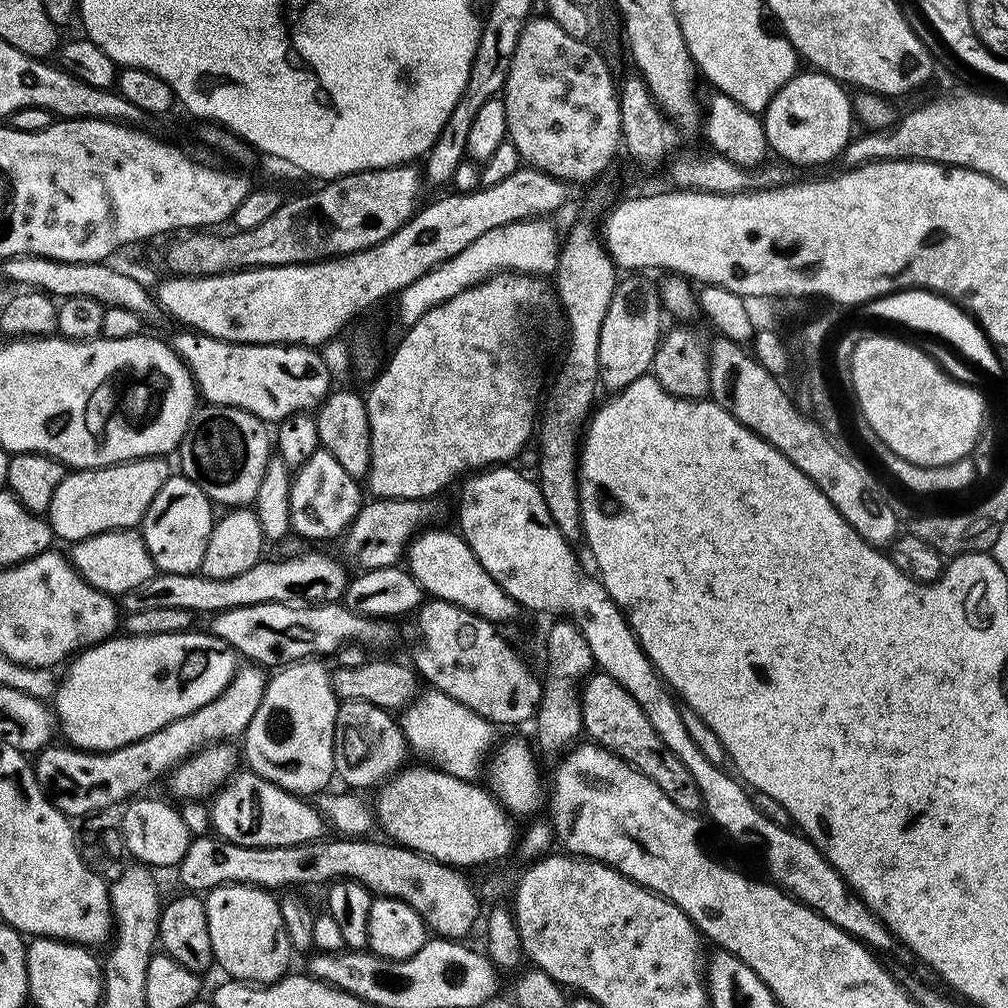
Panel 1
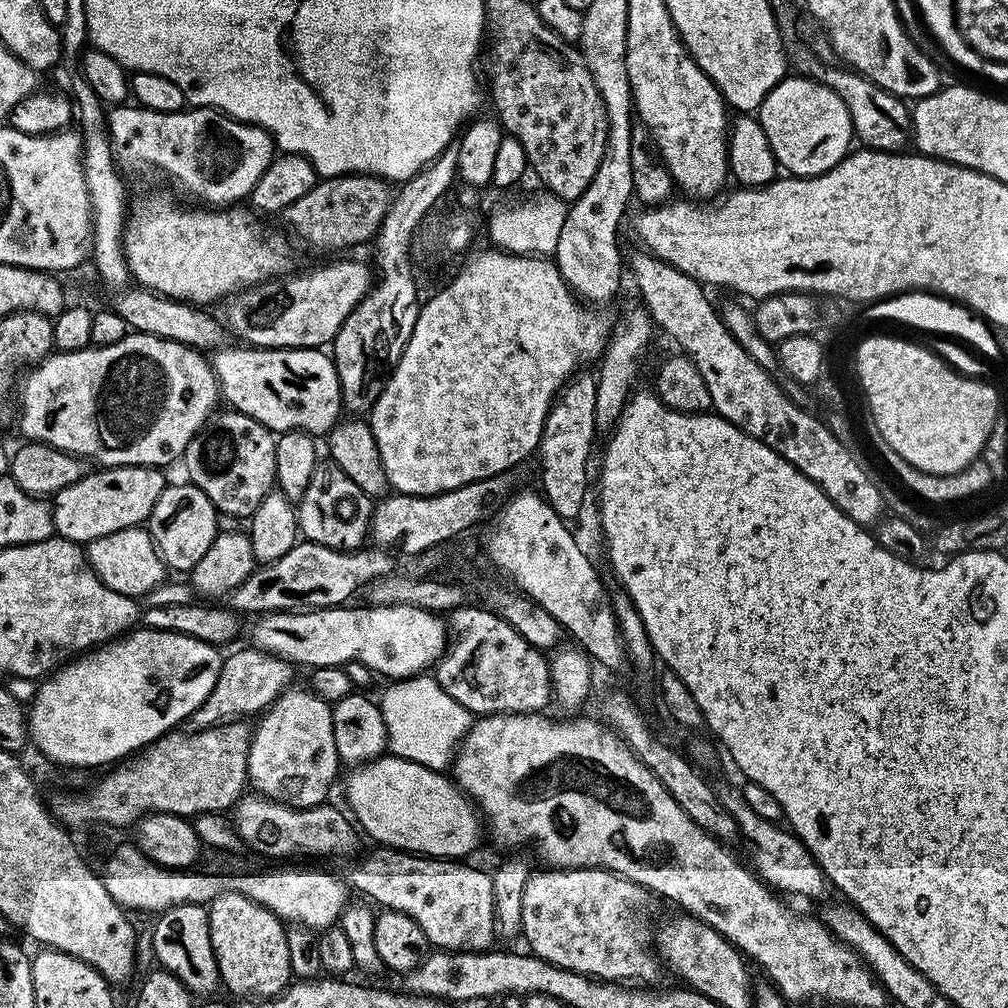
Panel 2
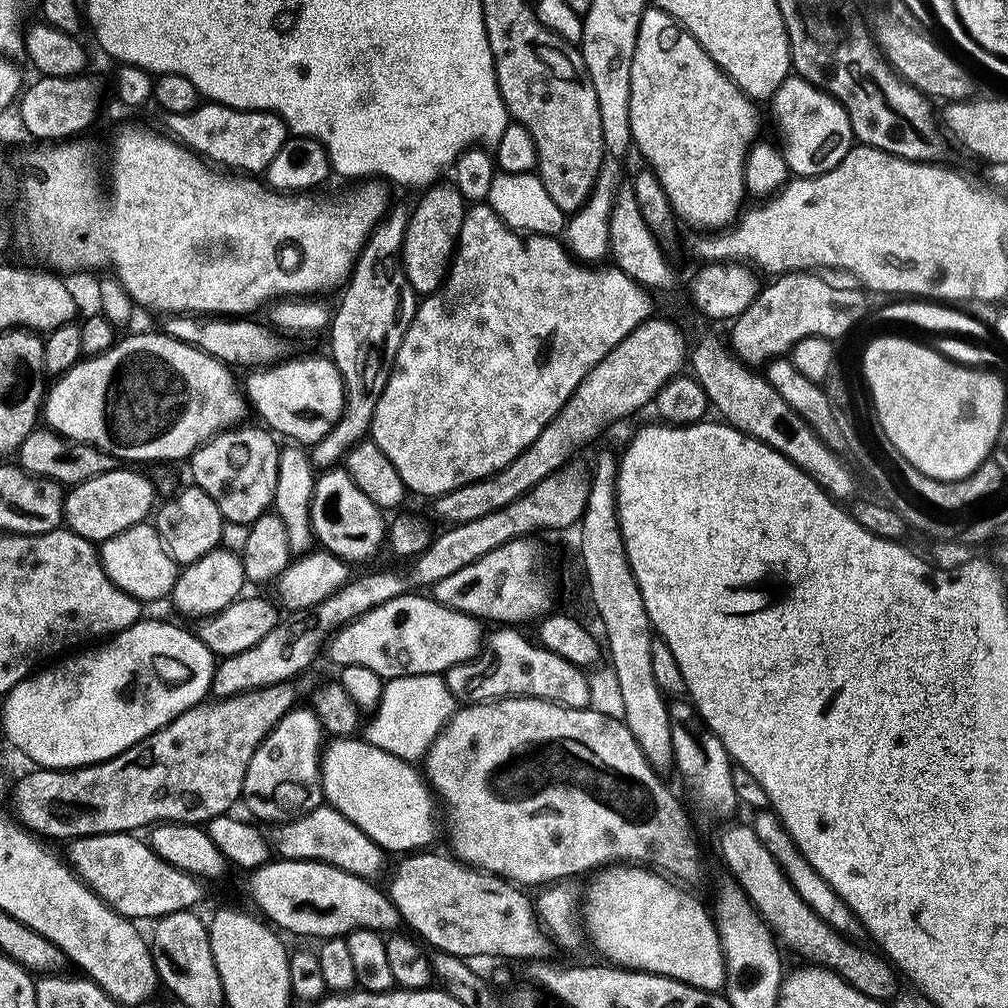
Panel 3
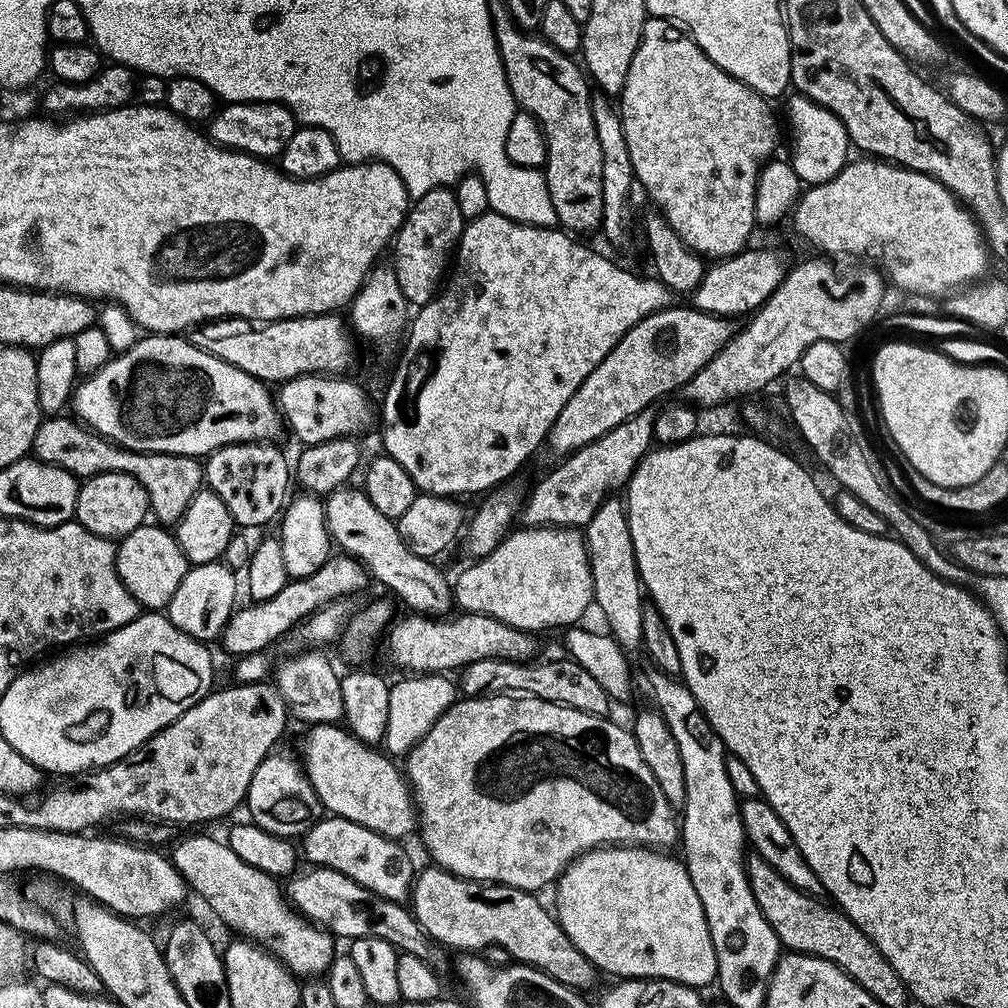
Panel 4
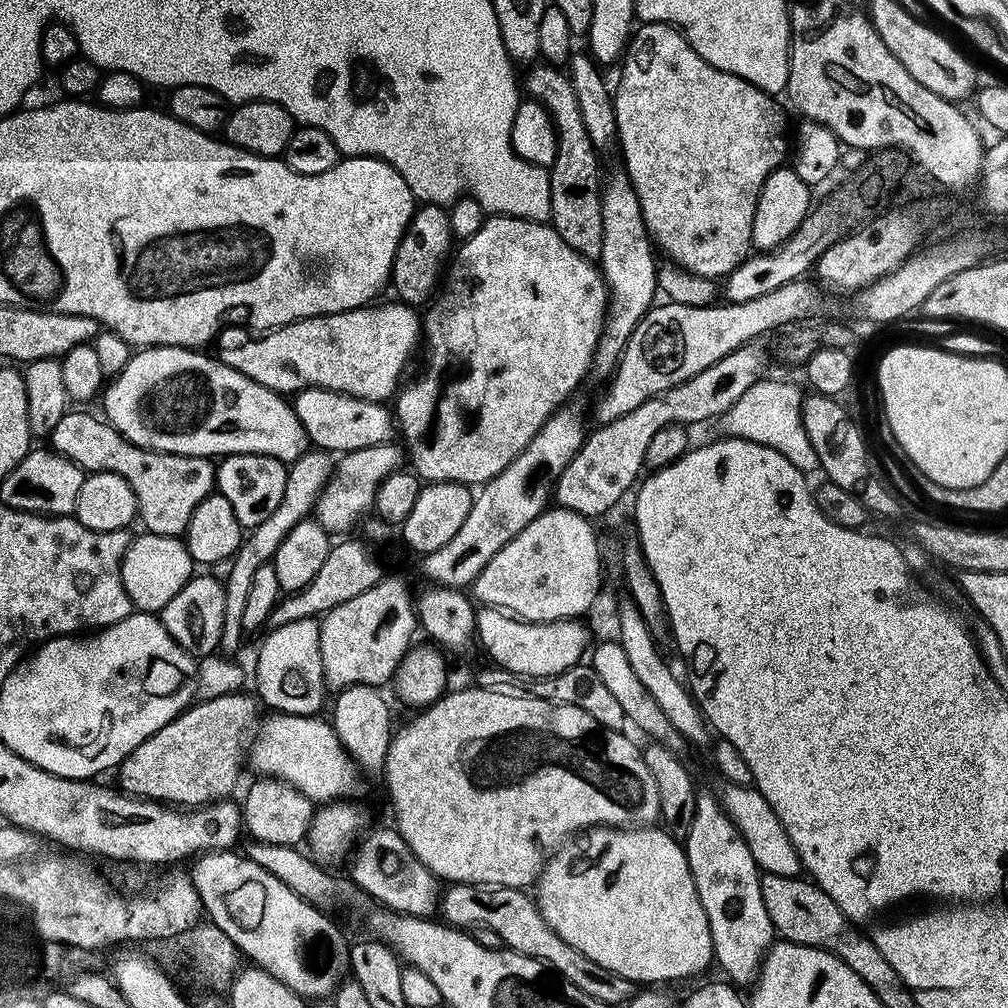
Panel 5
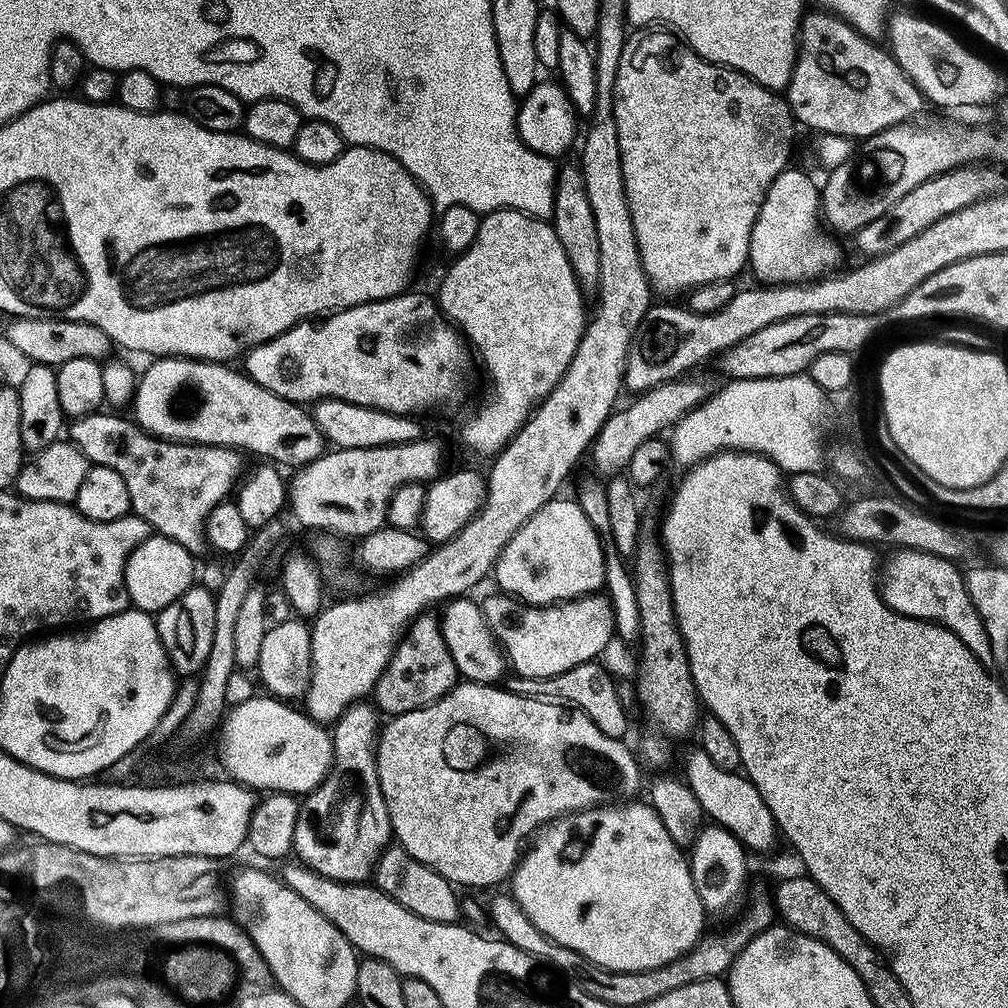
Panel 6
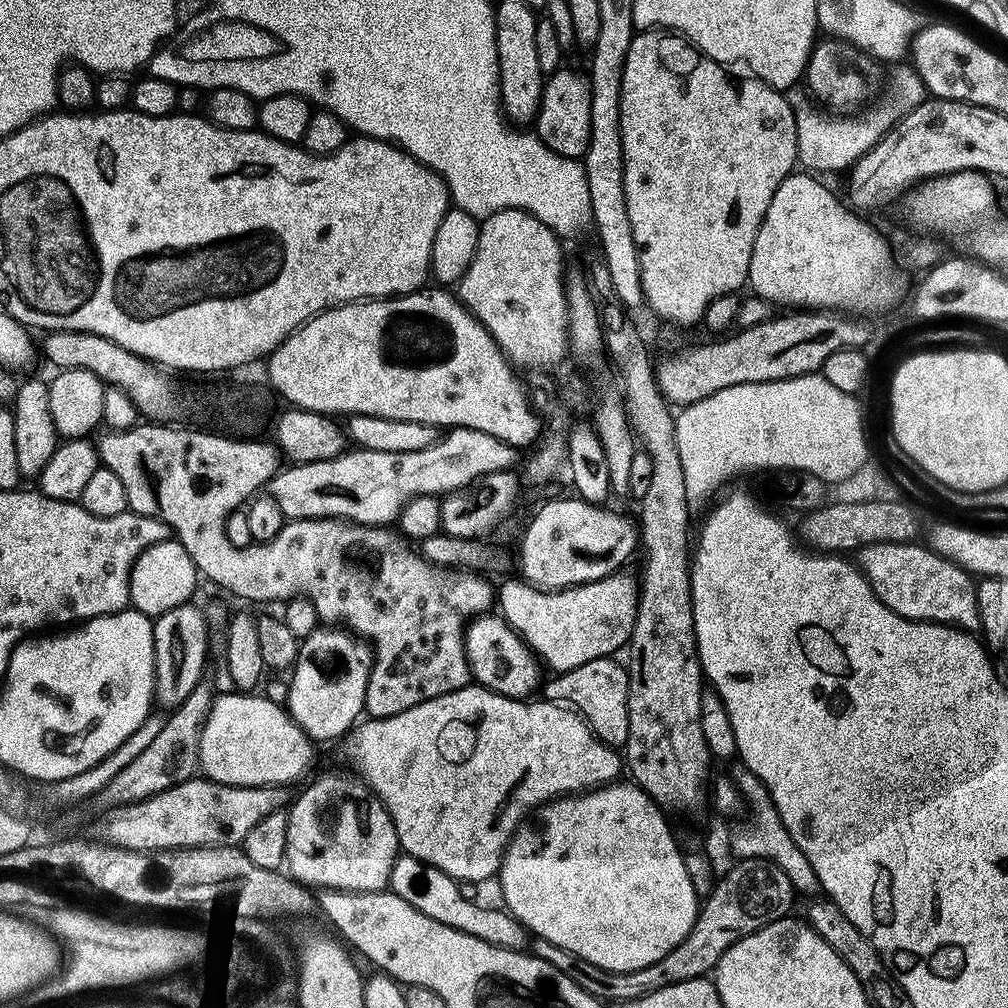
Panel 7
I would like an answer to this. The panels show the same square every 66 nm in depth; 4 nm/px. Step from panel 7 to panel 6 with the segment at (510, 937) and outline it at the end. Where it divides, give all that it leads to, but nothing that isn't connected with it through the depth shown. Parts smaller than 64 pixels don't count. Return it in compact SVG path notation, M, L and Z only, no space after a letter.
M400 845L387 847L380 855L374 869L374 882L378 889L394 898L402 906L406 906L412 913L428 921L452 924L459 921L460 906L455 887L444 876L438 874L417 859Z

